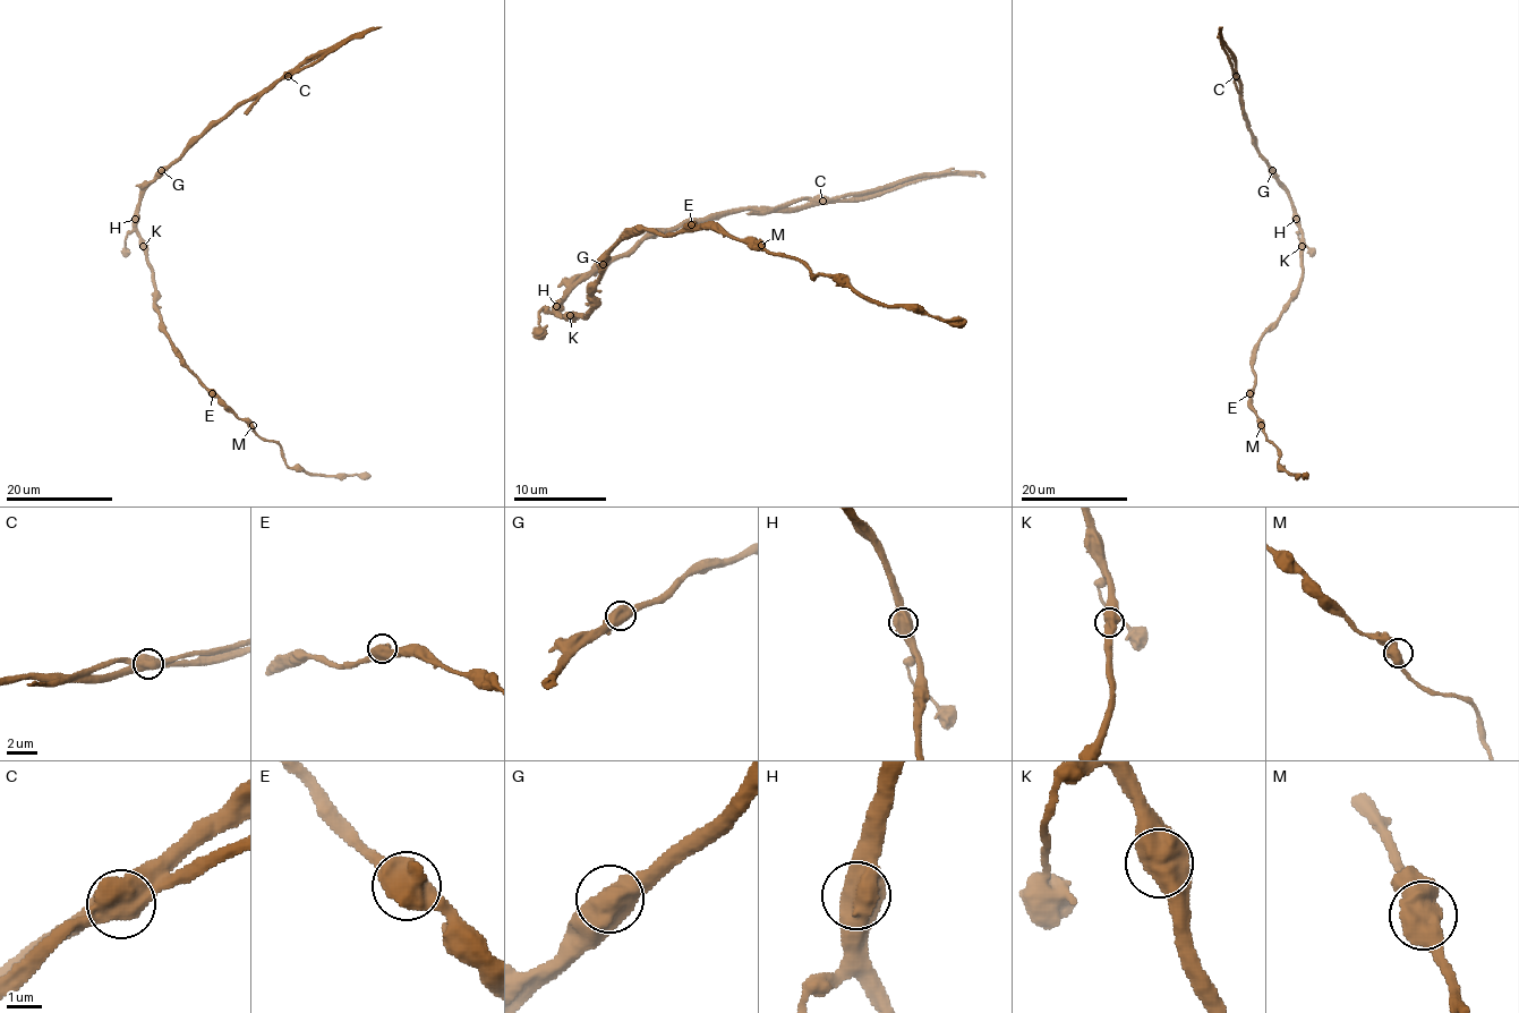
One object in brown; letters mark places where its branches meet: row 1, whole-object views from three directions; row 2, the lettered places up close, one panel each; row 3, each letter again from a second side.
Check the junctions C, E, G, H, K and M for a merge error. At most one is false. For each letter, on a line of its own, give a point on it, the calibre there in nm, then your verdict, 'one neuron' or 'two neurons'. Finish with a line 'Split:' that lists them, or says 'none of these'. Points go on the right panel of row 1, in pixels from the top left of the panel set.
C: at (1236, 76); 800 nm thick; two neurons
E: at (1249, 393); 700 nm thick; one neuron
G: at (1272, 170); 650 nm thick; one neuron
H: at (1296, 219); 750 nm thick; one neuron
K: at (1302, 246); 650 nm thick; one neuron
M: at (1261, 425); 700 nm thick; one neuron
Split: C

